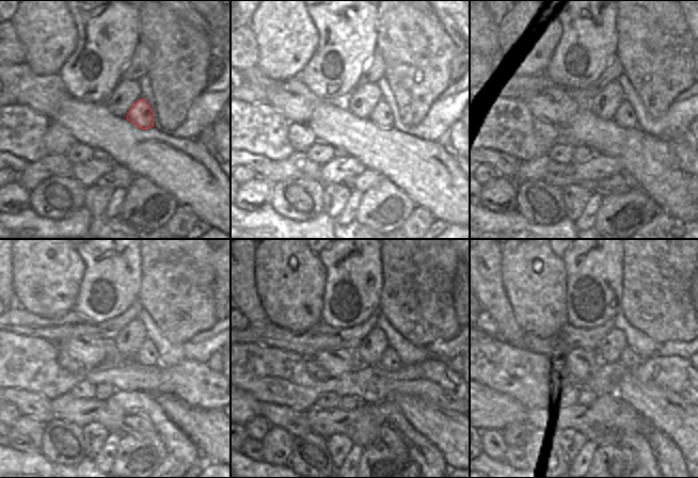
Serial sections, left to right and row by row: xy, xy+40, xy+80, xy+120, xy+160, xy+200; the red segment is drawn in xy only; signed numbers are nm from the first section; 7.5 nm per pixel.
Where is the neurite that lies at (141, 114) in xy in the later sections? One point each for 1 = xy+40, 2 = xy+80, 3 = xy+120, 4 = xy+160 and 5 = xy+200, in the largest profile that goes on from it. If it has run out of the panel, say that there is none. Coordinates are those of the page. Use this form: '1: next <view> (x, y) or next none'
1: next xy+40 (382, 115)
2: next xy+80 (625, 116)
3: next xy+120 (147, 355)
4: next xy+160 (390, 360)
5: next xy+200 (630, 357)

